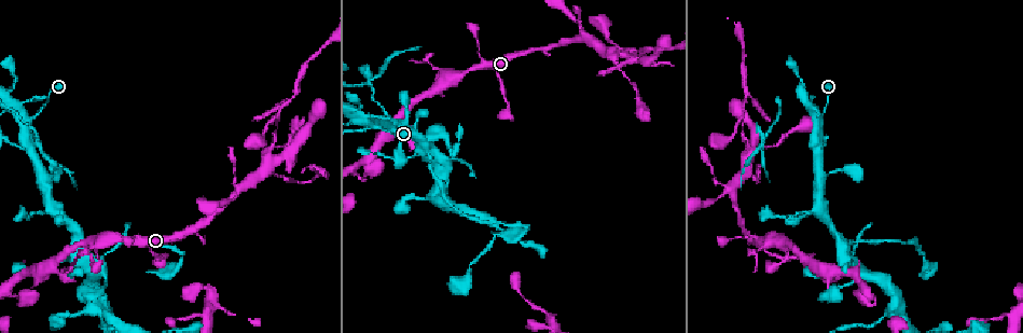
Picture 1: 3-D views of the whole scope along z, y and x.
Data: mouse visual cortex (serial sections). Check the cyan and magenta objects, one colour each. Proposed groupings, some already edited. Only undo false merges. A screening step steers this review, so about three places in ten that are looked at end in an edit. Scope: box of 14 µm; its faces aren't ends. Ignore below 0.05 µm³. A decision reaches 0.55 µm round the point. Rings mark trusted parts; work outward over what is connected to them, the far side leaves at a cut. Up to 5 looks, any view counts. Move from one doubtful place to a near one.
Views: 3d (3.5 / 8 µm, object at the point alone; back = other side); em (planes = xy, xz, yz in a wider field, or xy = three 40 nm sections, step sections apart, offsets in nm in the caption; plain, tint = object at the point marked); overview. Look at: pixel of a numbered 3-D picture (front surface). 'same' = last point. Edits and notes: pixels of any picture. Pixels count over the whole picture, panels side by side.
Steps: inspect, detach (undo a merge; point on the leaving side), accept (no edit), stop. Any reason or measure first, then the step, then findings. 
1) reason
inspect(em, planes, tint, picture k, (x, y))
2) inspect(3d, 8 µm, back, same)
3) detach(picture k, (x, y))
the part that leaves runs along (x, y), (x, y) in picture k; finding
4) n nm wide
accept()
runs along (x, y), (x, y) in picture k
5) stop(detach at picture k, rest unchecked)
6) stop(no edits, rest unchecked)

inspect(3d, 8 µm, picture 1, (238, 191))

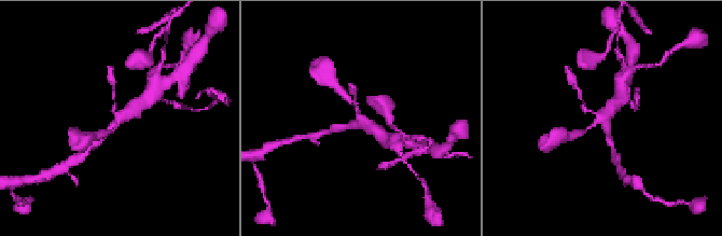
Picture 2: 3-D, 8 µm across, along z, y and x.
zoom in
inspect(3d, 3.5 µm, picture 2, (360, 122))

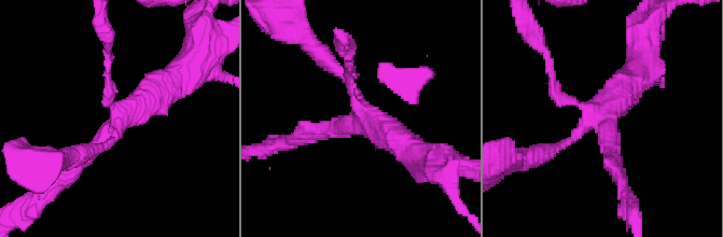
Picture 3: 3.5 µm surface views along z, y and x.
4 arms; arms of 150, 150, 250, 450 nm; now the EM
inspect(em, xy, step 2, tint, picture 3, (602, 119))

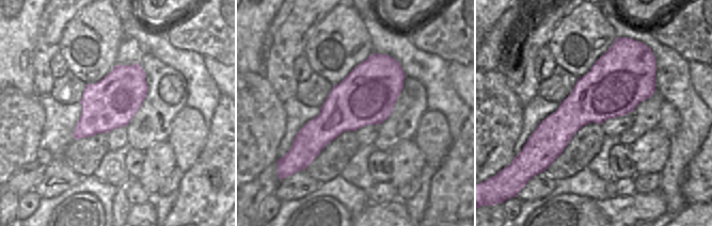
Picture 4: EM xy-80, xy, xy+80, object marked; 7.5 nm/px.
accept()
one cell here

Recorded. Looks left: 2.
calibre changes
inspect(3d, 3.5 µm, picture 1, (745, 142))

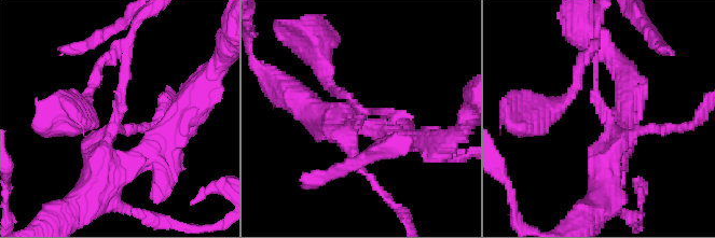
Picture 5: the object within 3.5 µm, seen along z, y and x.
3 arms; arms of 100, 150, 300 nm
inspect(em, xy, step 3, tint, picture 5, (361, 120))

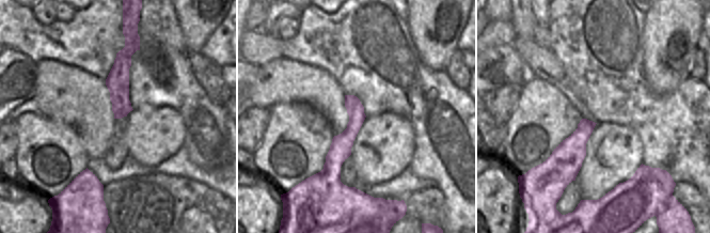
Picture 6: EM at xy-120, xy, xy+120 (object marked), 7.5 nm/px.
detach(picture 5, (578, 83))
the part that leaves runs along (596, 98), (591, 55), (568, 95) in picture 5; a second cell is stuck on

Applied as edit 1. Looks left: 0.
stop(detach at picture 5, rest unchecked)

